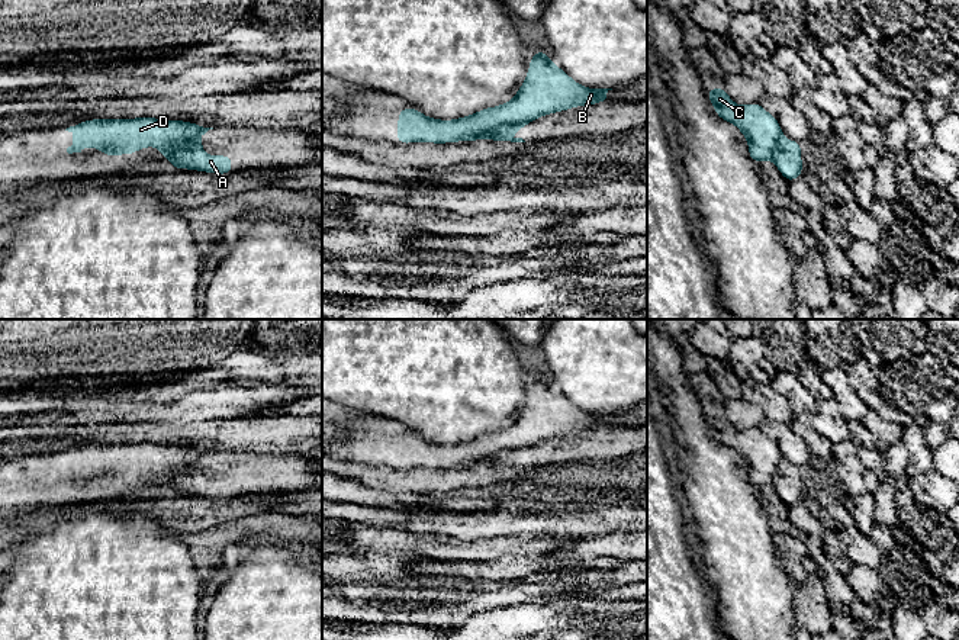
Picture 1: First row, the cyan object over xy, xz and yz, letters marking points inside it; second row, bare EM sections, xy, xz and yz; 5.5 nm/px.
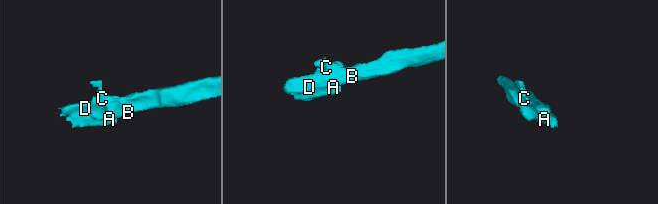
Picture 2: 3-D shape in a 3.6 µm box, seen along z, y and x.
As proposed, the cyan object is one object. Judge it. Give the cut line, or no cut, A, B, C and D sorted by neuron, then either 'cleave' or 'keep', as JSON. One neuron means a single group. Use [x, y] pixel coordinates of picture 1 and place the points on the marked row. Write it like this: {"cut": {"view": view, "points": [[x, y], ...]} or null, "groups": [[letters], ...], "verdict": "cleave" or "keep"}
{"cut": {"view": "xz", "points": [[528, 121], [520, 125], [502, 125], [462, 141]]}, "groups": [["A"], ["B", "C", "D"]], "verdict": "cleave"}

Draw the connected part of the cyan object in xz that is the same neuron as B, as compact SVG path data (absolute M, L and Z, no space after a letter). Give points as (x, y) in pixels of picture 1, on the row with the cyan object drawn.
M540 49L530 61L525 81L508 103L451 120L428 118L408 106L398 115L396 141L447 144L473 139L502 126L522 125L576 106L598 104L609 90L580 86Z

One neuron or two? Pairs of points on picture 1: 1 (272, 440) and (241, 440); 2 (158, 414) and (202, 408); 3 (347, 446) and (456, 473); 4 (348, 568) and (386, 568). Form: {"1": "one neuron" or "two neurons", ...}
{"1": "one neuron", "2": "one neuron", "3": "two neurons", "4": "one neuron"}

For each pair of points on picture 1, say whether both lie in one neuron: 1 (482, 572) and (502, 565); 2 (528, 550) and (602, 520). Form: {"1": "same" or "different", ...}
{"1": "same", "2": "different"}

